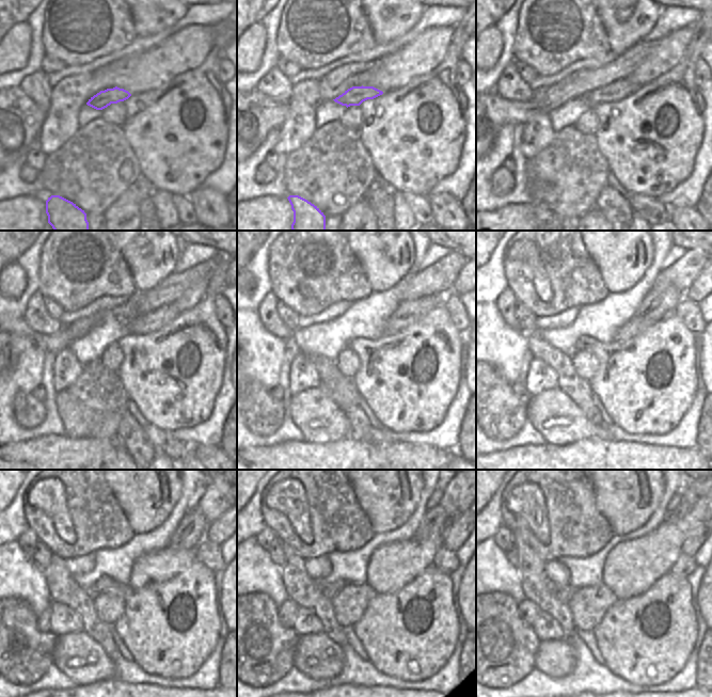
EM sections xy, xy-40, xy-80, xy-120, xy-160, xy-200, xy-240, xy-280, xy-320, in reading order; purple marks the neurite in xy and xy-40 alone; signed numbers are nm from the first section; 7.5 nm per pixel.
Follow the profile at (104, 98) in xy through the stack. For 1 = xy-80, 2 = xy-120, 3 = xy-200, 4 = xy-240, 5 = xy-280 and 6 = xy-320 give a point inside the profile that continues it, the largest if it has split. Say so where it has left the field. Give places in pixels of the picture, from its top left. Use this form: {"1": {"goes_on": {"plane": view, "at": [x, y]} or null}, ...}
{"1": {"goes_on": {"plane": "xy-80", "at": [622, 88]}}, "2": {"goes_on": {"plane": "xy-120", "at": [151, 322]}}, "3": {"goes_on": {"plane": "xy-200", "at": [661, 301]}}, "4": {"goes_on": {"plane": "xy-240", "at": [191, 531]}}, "5": {"goes_on": {"plane": "xy-280", "at": [434, 521]}}, "6": {"goes_on": {"plane": "xy-320", "at": [683, 507]}}}

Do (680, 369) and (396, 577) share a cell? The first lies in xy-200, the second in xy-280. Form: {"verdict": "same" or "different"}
{"verdict": "different"}

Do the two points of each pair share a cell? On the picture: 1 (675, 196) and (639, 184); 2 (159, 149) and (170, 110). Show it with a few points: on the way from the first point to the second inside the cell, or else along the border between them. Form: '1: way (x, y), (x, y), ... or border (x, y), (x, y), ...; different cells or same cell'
1: border (685, 178), (657, 197); different cells
2: way (163, 140), (163, 135), (170, 127), (170, 120); same cell

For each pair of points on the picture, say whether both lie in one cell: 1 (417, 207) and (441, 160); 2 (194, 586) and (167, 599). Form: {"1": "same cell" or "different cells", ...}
{"1": "different cells", "2": "same cell"}

